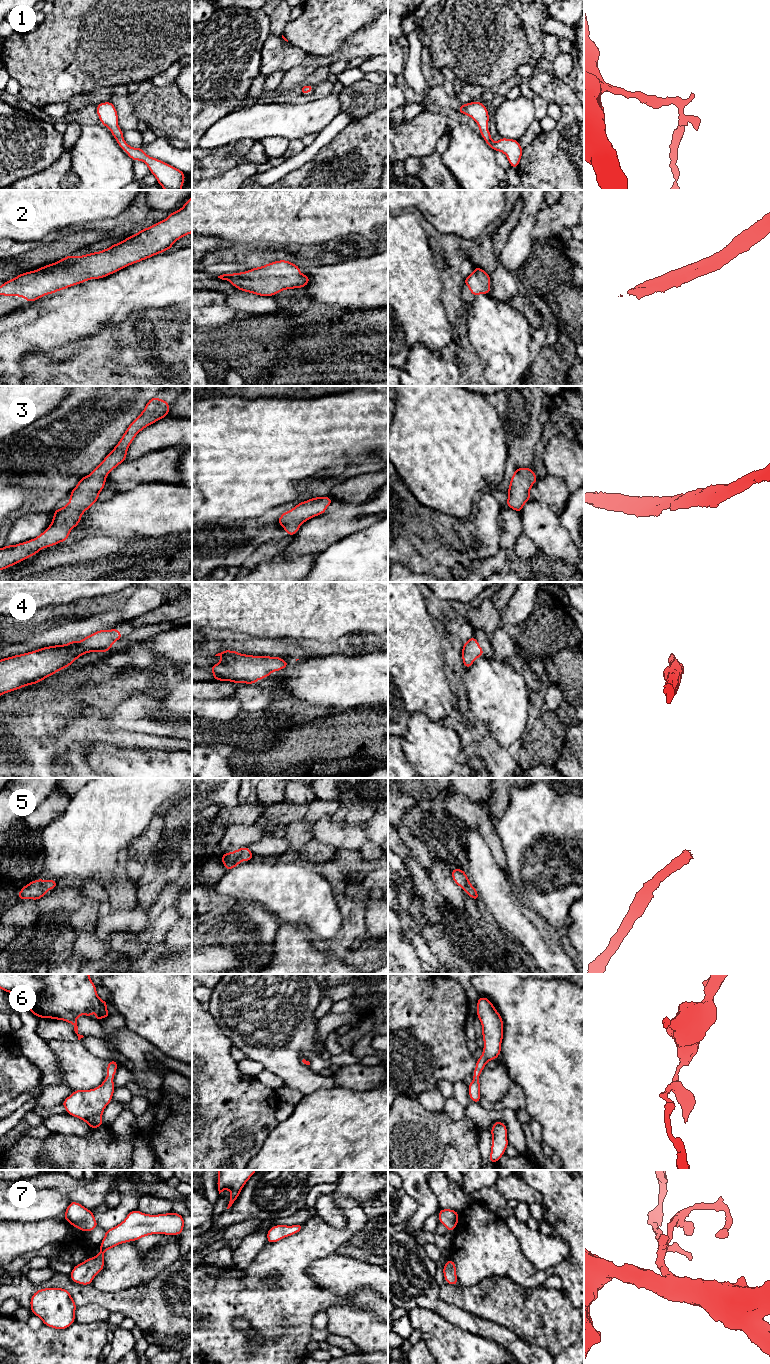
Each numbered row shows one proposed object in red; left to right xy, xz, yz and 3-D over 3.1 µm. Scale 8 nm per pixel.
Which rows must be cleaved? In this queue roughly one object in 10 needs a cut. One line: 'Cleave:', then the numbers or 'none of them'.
Cleave: none of them

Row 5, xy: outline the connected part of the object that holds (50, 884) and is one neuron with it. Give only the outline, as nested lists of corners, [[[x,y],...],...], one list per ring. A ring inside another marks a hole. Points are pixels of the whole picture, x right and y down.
[[[37,879],[33,880],[29,884],[25,885],[19,892],[18,892],[18,898],[19,900],[26,900],[26,899],[32,899],[32,900],[39,900],[45,894],[55,887],[58,886],[58,883],[53,880],[43,880],[43,879]]]

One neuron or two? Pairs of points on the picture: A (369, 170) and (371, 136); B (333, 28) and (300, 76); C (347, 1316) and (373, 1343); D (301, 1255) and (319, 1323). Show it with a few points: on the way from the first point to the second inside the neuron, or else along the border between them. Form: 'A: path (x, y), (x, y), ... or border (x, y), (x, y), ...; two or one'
A: path (369, 162), (369, 144); one
B: border (337, 50), (330, 55), (308, 56); two
C: path (356, 1317), (361, 1319), (373, 1331), (373, 1334); one
D: border (324, 1309), (321, 1309), (313, 1316), (311, 1327); two

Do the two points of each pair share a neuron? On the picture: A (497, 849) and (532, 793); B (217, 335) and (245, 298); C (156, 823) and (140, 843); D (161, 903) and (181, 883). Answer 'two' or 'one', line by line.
A: two
B: two
C: one
D: one

